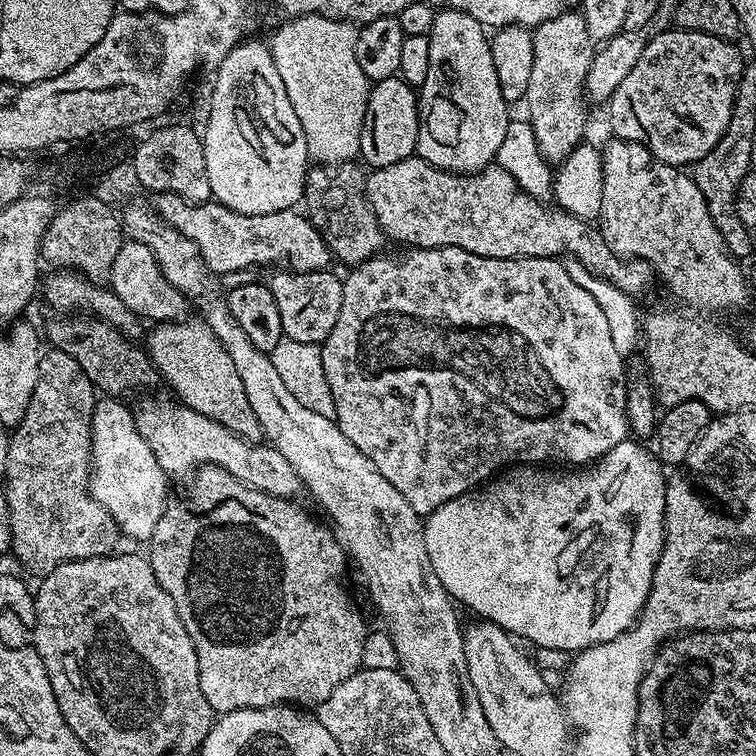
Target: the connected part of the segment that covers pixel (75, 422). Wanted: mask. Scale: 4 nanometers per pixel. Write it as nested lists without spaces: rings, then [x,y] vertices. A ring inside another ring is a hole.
[[[48,350],[41,355],[34,398],[30,398],[30,406],[26,406],[26,418],[22,418],[22,422],[7,437],[8,450],[3,457],[5,480],[2,494],[10,510],[11,555],[17,556],[21,566],[32,572],[47,574],[67,560],[107,556],[117,551],[116,543],[122,540],[120,527],[92,497],[92,491],[88,488],[92,458],[92,415],[97,399],[97,389],[93,388],[82,366],[78,366],[70,354]]]

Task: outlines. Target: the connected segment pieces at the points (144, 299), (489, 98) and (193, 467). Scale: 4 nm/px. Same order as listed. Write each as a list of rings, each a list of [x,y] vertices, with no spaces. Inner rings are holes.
[[[125,239],[114,257],[114,266],[110,266],[108,284],[110,291],[118,298],[122,298],[122,302],[135,316],[145,321],[171,322],[185,319],[189,315],[189,301],[177,288],[172,288],[170,282],[166,282],[158,266],[158,258],[154,258],[148,244]]]
[[[444,6],[437,11],[434,26],[430,26],[427,37],[430,42],[430,70],[426,70],[426,82],[418,88],[420,125],[415,155],[448,172],[482,172],[495,161],[498,146],[502,146],[502,138],[506,138],[506,126],[510,119],[510,104],[502,98],[498,70],[494,70],[489,33],[470,13]]]
[[[175,399],[144,400],[135,405],[134,415],[138,434],[146,438],[146,446],[150,446],[154,458],[158,458],[158,466],[162,466],[165,476],[173,481],[191,477],[197,470],[211,466],[226,470],[244,484],[271,496],[296,498],[302,492],[294,466],[271,444],[237,436],[226,426],[214,422],[214,418],[206,418],[206,414],[198,414],[198,410],[190,410]]]

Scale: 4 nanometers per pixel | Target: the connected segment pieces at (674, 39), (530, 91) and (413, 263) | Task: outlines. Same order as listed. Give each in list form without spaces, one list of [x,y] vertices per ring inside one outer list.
[[[660,30],[655,34],[653,40],[645,43],[642,58],[634,62],[634,70],[622,78],[618,90],[611,96],[608,108],[613,115],[613,130],[619,139],[646,146],[646,150],[662,162],[692,166],[714,150],[730,126],[732,110],[736,107],[736,83],[744,73],[746,60],[740,57],[733,41],[717,36],[683,30]]]
[[[569,10],[542,22],[532,32],[532,41],[534,70],[530,70],[530,83],[523,99],[523,103],[528,104],[526,119],[534,130],[538,150],[545,160],[559,166],[584,140],[590,115],[584,83],[597,49],[586,30],[584,14],[580,10]]]
[[[409,247],[401,252],[401,256],[371,256],[343,277],[342,310],[338,310],[334,330],[320,345],[320,353],[326,386],[334,394],[335,421],[342,434],[378,466],[382,478],[414,506],[418,515],[427,518],[438,506],[481,487],[509,466],[588,466],[614,450],[618,442],[629,439],[626,398],[630,376],[624,373],[625,357],[610,339],[605,305],[600,305],[595,294],[571,276],[559,259],[482,258],[461,248]]]

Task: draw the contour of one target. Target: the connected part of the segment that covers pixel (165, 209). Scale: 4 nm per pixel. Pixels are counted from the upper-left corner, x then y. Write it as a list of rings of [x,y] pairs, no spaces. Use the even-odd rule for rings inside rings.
[[[169,192],[155,193],[151,199],[150,204],[154,211],[167,224],[174,226],[174,230],[178,230],[178,234],[186,234],[186,238],[190,238],[190,242],[194,242],[194,246],[198,246],[206,266],[217,277],[223,278],[231,272],[252,270],[255,269],[255,264],[272,264],[275,260],[288,260],[287,267],[294,272],[323,272],[329,267],[328,244],[303,211],[284,209],[278,210],[277,213],[240,214],[217,202],[192,204],[188,200],[178,198],[178,194]]]

